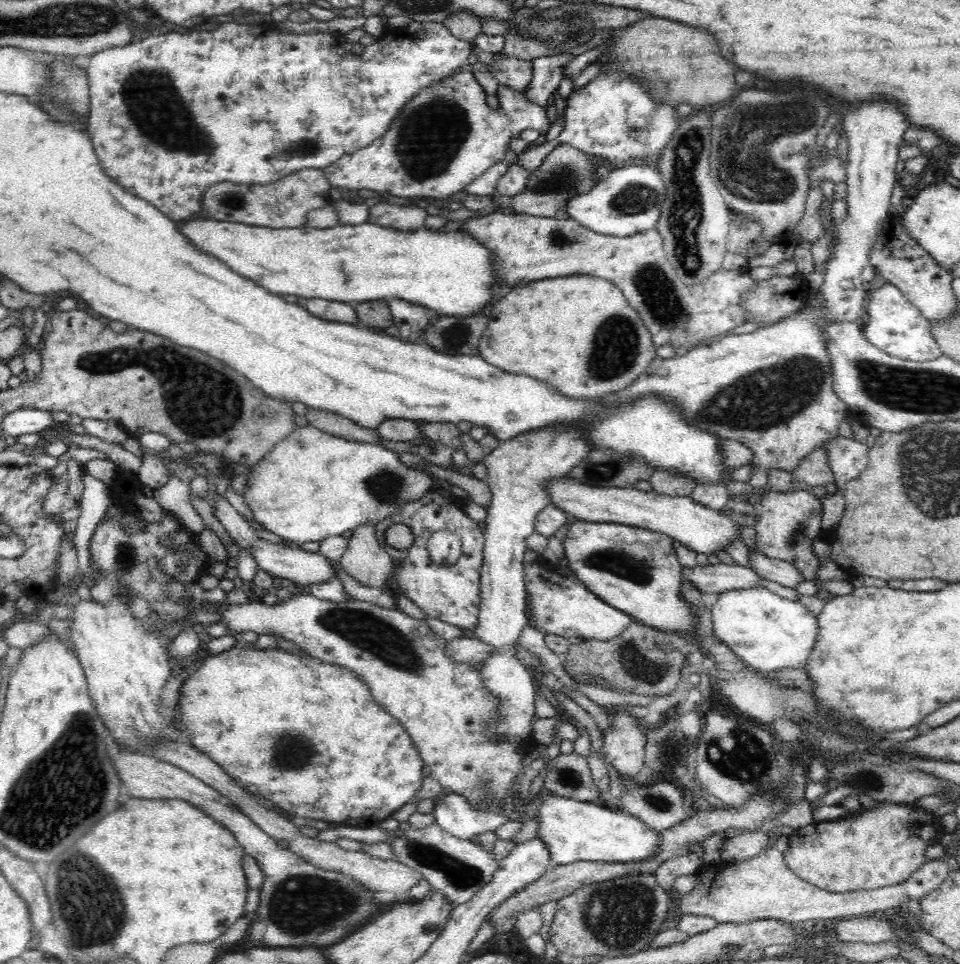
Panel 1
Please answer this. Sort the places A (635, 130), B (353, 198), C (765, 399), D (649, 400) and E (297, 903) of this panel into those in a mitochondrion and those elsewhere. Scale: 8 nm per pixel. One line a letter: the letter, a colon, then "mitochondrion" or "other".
A: mitochondrion
B: other
C: mitochondrion
D: other
E: mitochondrion

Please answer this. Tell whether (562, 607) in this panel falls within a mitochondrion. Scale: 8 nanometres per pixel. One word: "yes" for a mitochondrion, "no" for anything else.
no

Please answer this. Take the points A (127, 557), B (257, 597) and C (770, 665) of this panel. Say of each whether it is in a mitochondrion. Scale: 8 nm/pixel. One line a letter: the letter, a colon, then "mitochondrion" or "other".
A: mitochondrion
B: other
C: other

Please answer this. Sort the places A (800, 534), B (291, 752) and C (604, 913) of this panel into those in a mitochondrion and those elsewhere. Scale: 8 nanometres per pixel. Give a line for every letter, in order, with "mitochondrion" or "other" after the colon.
A: mitochondrion
B: mitochondrion
C: mitochondrion

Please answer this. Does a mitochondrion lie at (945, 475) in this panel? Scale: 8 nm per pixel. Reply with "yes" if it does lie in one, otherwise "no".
yes

